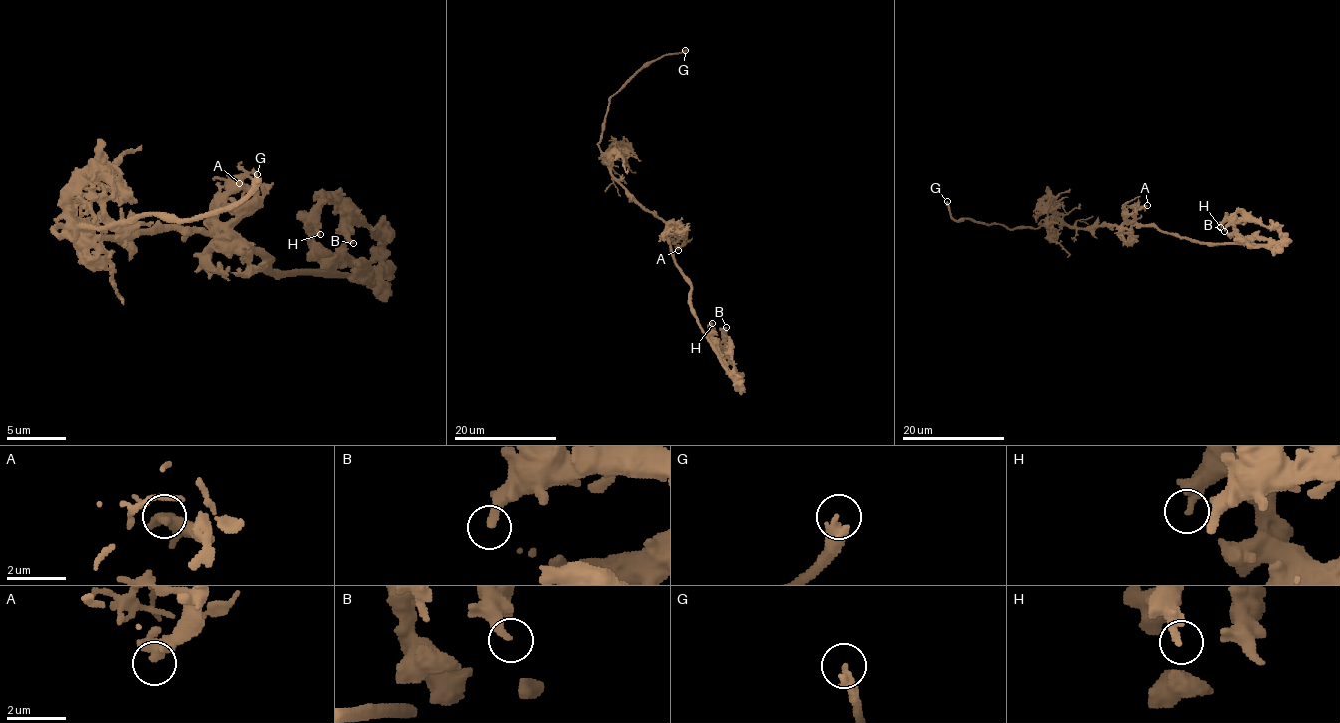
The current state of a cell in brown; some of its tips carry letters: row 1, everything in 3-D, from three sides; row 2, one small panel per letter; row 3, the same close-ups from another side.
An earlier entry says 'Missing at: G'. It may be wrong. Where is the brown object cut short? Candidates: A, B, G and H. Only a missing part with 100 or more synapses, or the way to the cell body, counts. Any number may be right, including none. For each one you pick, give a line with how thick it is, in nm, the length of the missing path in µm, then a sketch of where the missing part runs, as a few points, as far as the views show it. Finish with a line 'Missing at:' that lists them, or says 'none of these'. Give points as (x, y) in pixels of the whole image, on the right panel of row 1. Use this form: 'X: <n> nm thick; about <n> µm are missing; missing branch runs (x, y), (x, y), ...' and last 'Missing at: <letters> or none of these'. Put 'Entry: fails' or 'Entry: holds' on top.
Entry: holds
G: 320 nm thick; about 40 µm are missing
Missing at: G

